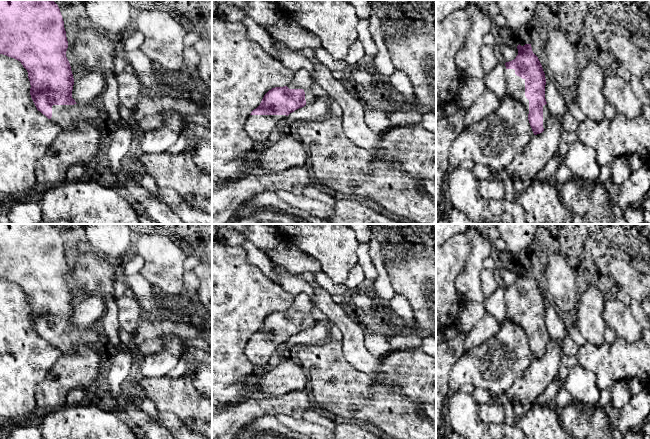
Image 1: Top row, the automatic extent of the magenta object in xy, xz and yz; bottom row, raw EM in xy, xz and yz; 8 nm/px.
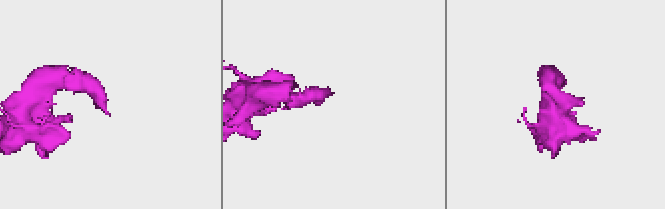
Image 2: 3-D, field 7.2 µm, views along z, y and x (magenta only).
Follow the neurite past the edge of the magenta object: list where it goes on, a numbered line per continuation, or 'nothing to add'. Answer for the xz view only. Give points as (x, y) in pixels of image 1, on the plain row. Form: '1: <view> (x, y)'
1: xz (258, 351)

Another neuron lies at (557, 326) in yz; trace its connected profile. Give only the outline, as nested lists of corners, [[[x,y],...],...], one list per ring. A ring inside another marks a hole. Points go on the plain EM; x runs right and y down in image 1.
[[[546,303],[545,323],[550,339],[562,342],[568,336],[569,320],[564,318],[550,304]]]

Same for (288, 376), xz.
[[[288,357],[267,373],[256,373],[250,390],[262,392],[265,396],[280,396],[287,392],[309,390],[309,379],[304,368]]]

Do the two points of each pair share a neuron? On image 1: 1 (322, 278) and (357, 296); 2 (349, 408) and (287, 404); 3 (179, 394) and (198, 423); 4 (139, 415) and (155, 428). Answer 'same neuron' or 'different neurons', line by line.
1: same neuron
2: different neurons
3: same neuron
4: same neuron

